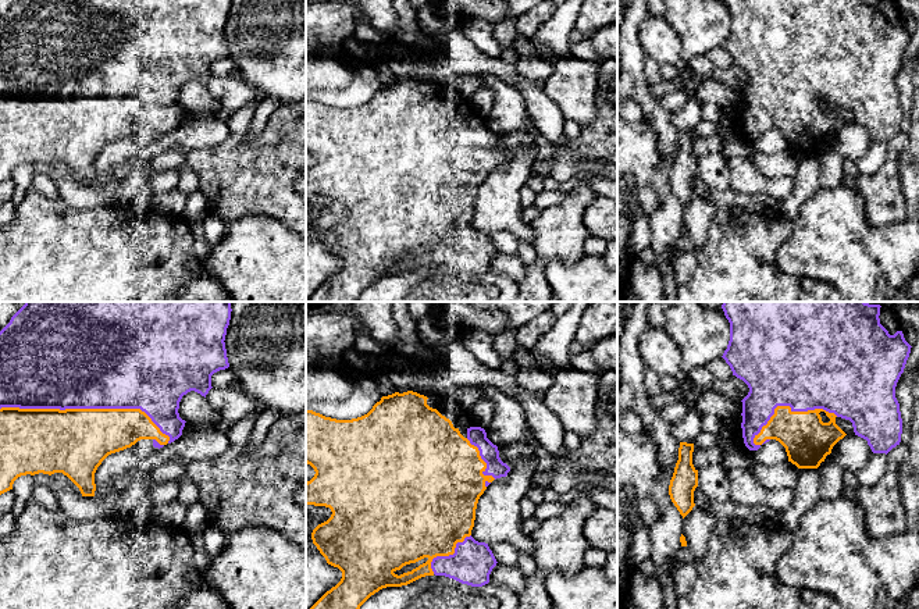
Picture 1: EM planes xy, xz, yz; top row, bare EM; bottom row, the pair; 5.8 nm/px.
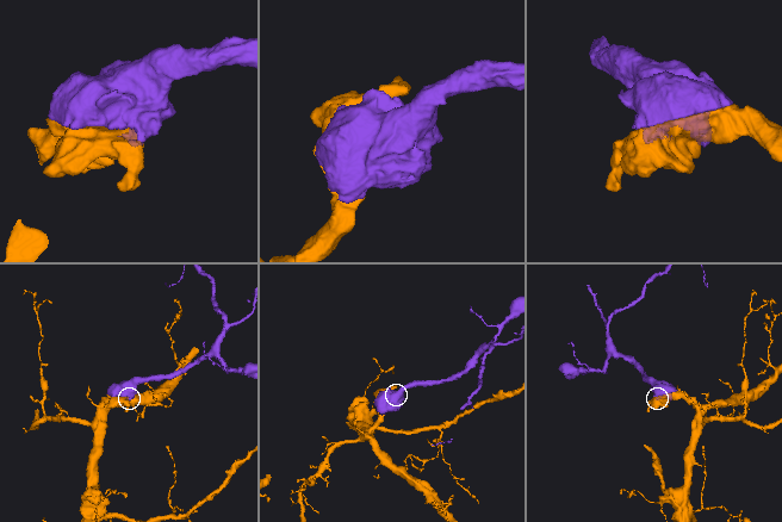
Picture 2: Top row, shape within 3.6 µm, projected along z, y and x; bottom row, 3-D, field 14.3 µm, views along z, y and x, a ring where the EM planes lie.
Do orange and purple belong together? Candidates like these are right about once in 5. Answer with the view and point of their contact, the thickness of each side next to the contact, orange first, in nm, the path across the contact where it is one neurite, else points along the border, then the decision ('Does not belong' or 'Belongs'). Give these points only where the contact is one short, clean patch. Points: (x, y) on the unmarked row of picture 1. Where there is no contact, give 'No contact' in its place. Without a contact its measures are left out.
Touches orange at xy (86, 98). Thickness 380 nm (orange) against 500 nm. Belongs

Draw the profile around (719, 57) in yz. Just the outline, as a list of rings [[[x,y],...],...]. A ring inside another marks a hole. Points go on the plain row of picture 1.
[[[723,46],[713,49],[706,56],[717,68],[727,68],[733,65],[733,60]]]

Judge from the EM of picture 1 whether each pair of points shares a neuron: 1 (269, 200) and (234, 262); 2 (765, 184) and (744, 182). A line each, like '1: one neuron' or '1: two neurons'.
1: two neurons
2: one neuron

